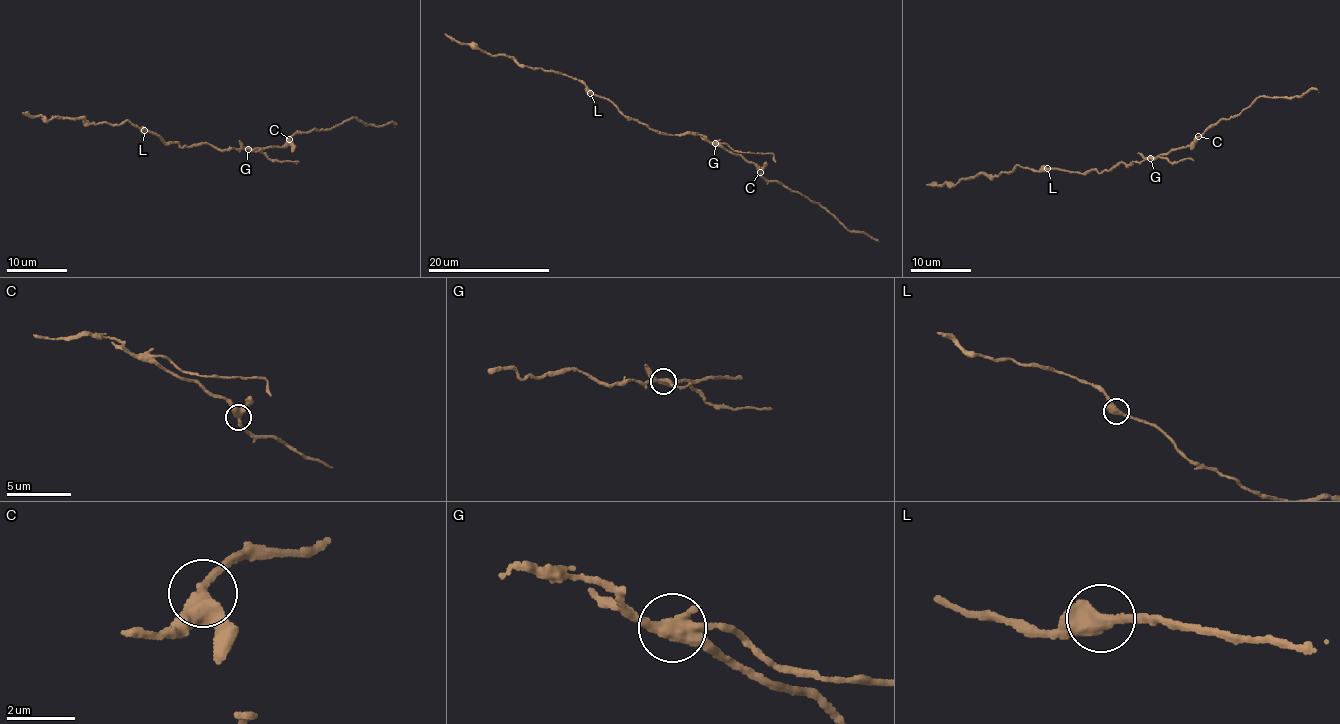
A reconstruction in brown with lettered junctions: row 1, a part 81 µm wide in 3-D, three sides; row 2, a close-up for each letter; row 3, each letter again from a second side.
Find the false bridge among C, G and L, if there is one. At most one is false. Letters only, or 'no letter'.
G

